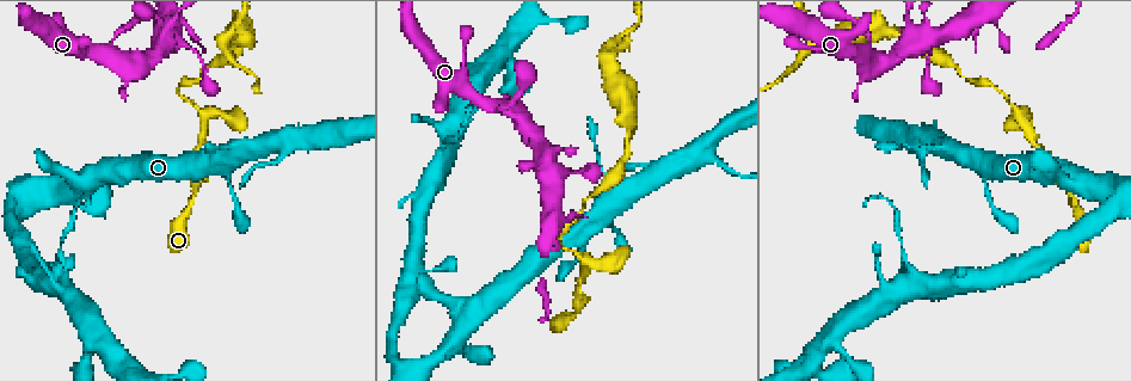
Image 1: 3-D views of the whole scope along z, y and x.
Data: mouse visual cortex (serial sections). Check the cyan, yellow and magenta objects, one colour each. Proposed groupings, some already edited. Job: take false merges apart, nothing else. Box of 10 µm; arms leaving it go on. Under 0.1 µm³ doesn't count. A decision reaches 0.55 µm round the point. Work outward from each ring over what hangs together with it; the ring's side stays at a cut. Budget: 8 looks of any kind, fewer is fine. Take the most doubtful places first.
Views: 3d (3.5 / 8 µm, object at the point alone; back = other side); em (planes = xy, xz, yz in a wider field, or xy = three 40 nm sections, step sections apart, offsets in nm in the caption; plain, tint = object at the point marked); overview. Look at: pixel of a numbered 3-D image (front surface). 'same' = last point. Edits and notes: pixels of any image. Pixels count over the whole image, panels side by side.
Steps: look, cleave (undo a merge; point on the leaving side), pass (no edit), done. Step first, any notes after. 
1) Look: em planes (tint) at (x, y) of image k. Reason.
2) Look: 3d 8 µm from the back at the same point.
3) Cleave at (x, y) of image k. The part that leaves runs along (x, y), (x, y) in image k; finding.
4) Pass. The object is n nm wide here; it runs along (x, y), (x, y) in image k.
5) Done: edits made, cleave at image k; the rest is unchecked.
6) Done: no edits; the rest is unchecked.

Look: 3d 3.5 µm at (999, 93) of image 1. Abrupt turn.

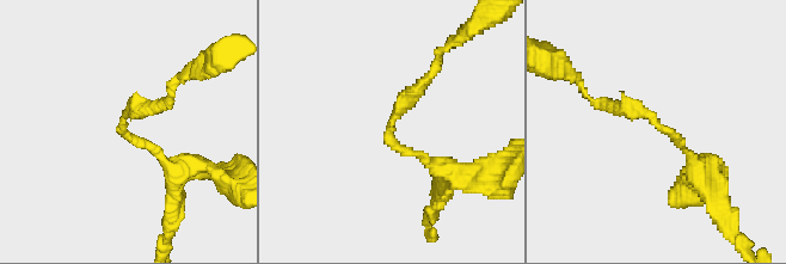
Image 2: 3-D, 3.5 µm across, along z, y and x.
Look: em xy step 3 (tint) at (390, 128) of image 2. The arms are 150, 150 nm wide.

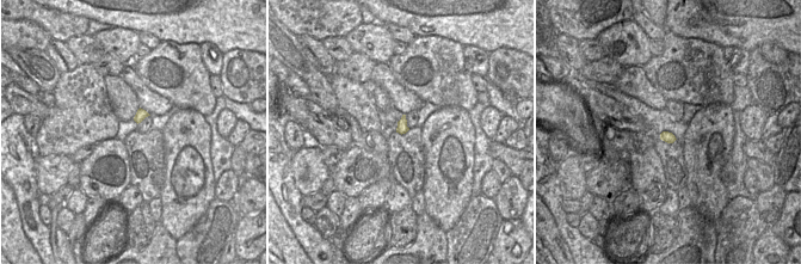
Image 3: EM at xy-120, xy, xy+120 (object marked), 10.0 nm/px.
Pass. It runs along (695, 167), (646, 112), (599, 102) in image 2; all the same cell.

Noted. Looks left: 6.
Look: 3d 8 µm at (550, 171) of image 1. Small branch off a trunk.

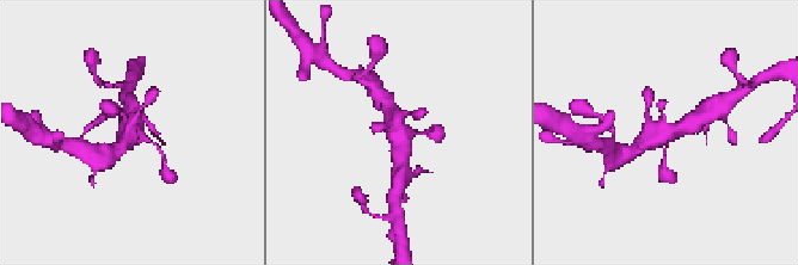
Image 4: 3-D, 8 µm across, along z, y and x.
Look: em xy step 2 (tint) at the same point. Now the EM.

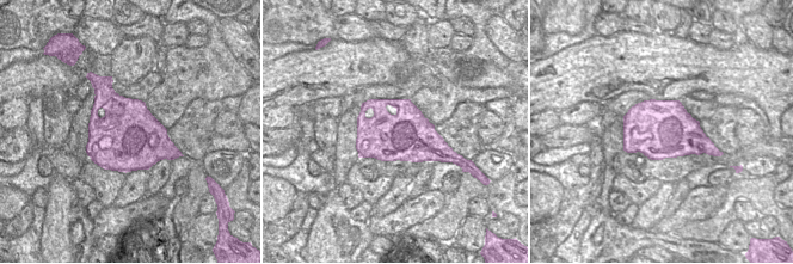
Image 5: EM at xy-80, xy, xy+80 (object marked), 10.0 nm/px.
Pass. It runs along (640, 146), (698, 119) in image 4; all the same cell.

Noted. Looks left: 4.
Look: 3d 3.5 µm at (222, 41) of image 1. Arms part here.

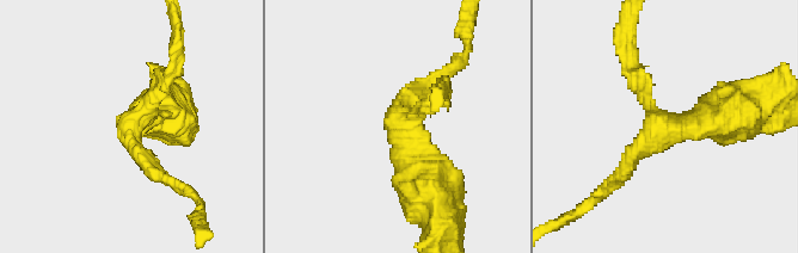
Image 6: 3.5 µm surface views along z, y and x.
Look: em planes (tint) at (401, 130) of image 6. 3 arms meet here; the arms are 200, 200, 600 nm wide.

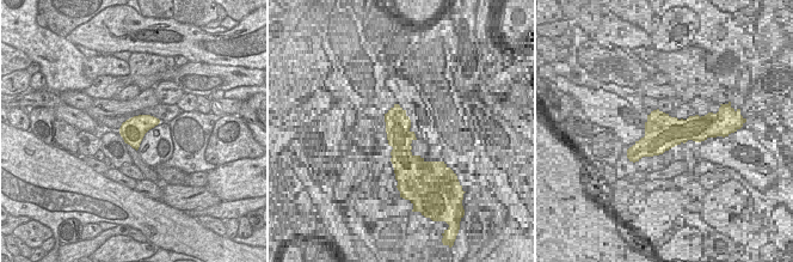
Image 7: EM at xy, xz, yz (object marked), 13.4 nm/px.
Pass. Continuous, no second cell.

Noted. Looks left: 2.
Done: no edits; the rest is unchecked.

